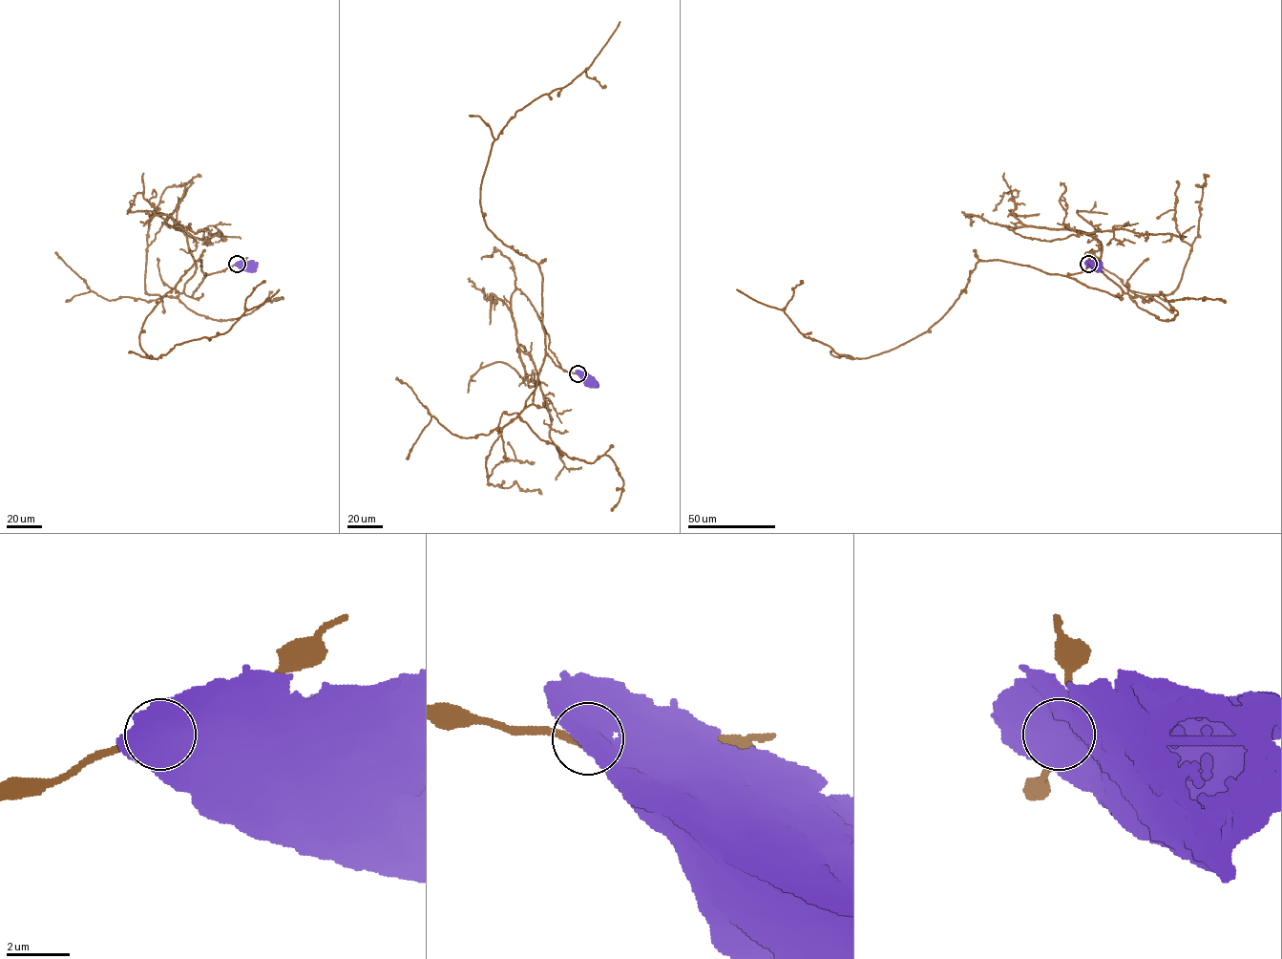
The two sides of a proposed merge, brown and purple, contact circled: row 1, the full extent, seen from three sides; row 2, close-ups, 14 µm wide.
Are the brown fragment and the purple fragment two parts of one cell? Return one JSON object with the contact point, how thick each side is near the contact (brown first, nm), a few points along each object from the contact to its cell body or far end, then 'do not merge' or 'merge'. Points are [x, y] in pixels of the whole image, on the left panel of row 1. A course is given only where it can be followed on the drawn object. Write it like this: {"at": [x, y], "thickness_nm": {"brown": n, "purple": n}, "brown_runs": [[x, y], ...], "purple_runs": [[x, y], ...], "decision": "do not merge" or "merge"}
{"at": [237, 264], "thickness_nm": {"brown": 200, "purple": 900}, "brown_runs": [[237, 264], [205, 276], [197, 261], [146, 317], [139, 343], [149, 357], [222, 334], [279, 289]], "purple_runs": [[237, 264], [249, 266]], "decision": "do not merge"}

